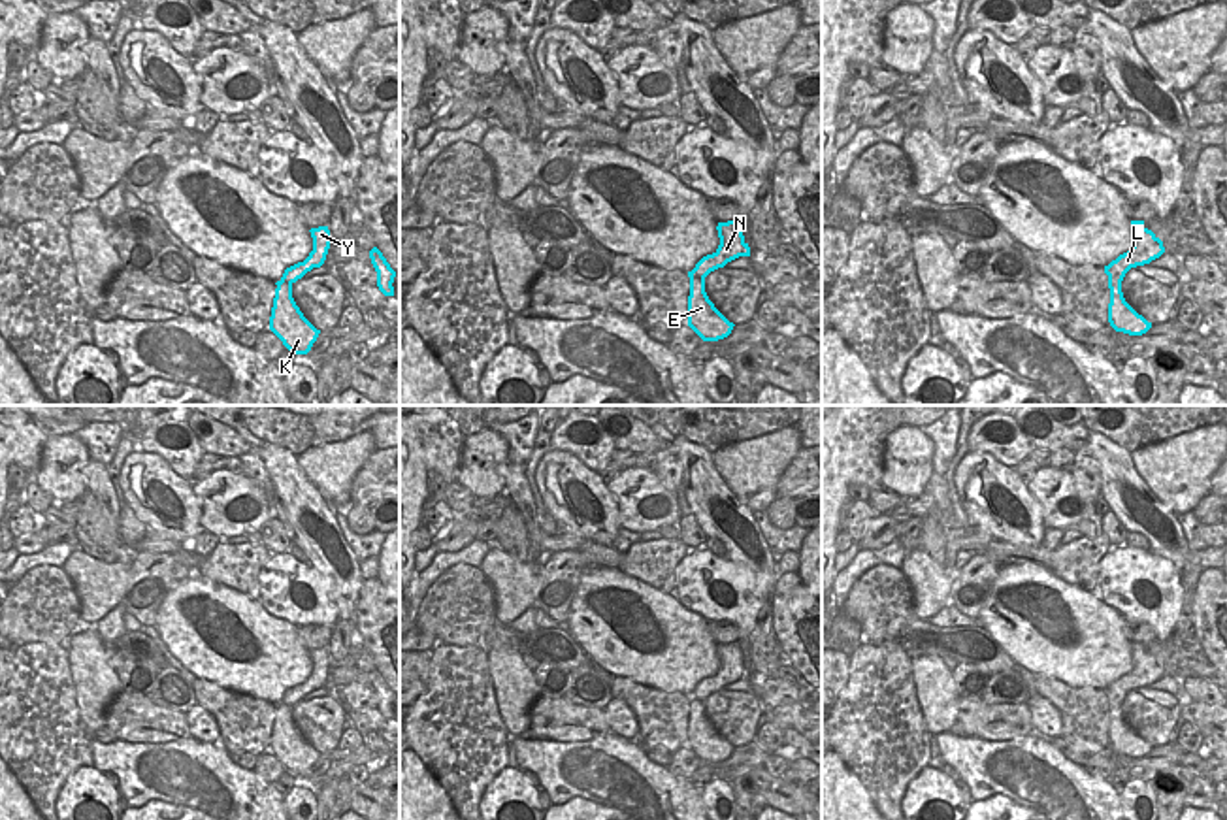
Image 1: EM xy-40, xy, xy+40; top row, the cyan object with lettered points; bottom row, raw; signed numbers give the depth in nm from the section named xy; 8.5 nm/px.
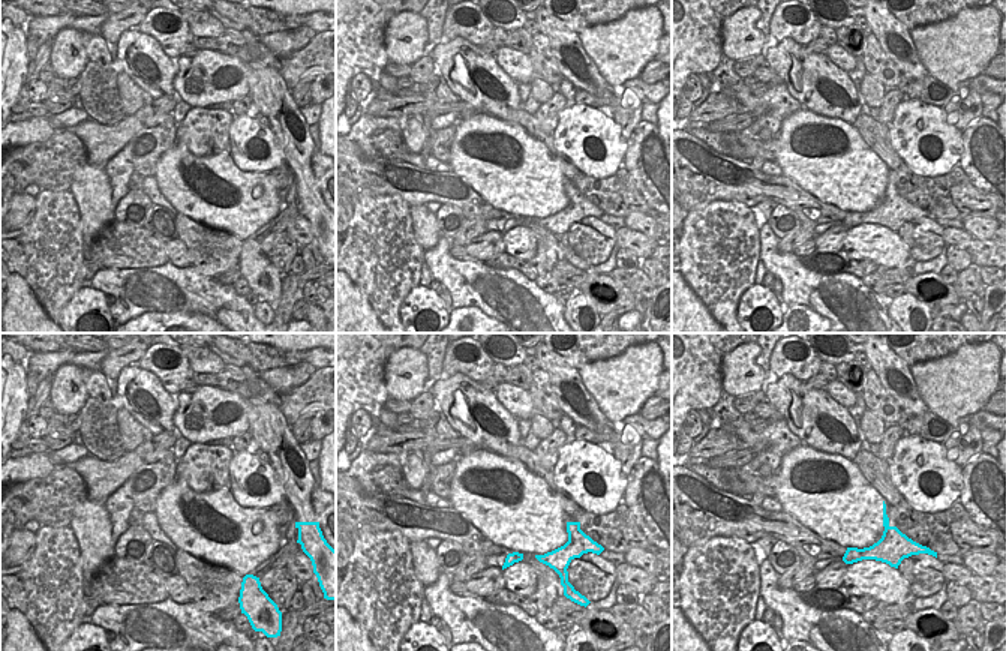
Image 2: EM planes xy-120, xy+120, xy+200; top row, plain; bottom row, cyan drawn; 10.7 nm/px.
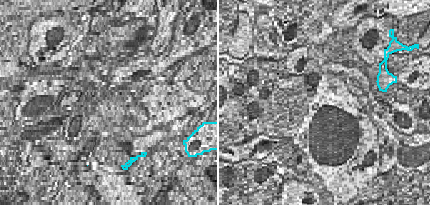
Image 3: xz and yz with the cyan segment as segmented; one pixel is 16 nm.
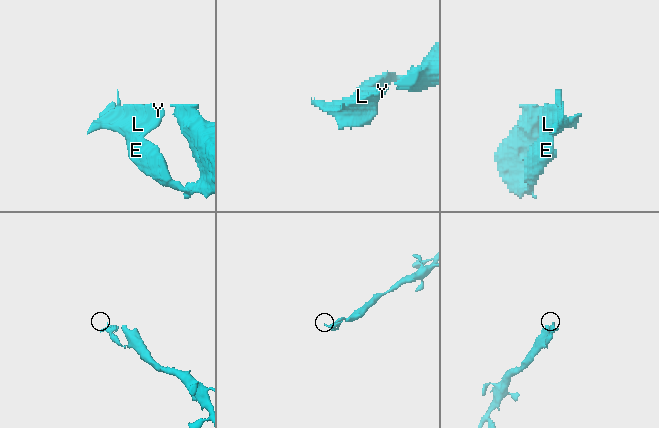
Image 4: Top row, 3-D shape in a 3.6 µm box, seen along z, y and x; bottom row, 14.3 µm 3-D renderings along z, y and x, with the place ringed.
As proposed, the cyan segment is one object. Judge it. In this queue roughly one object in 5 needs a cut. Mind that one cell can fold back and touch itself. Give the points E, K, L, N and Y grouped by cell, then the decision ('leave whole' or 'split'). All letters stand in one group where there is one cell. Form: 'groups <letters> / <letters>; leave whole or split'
groups E K L N Y; leave whole

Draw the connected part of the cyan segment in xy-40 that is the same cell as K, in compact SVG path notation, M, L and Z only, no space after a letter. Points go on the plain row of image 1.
M328 648L311 650L313 673L303 684L285 692L283 699L275 705L275 720L270 739L270 752L283 763L294 777L307 777L317 763L317 752L300 733L292 720L292 707L313 690L320 690L330 671Z

